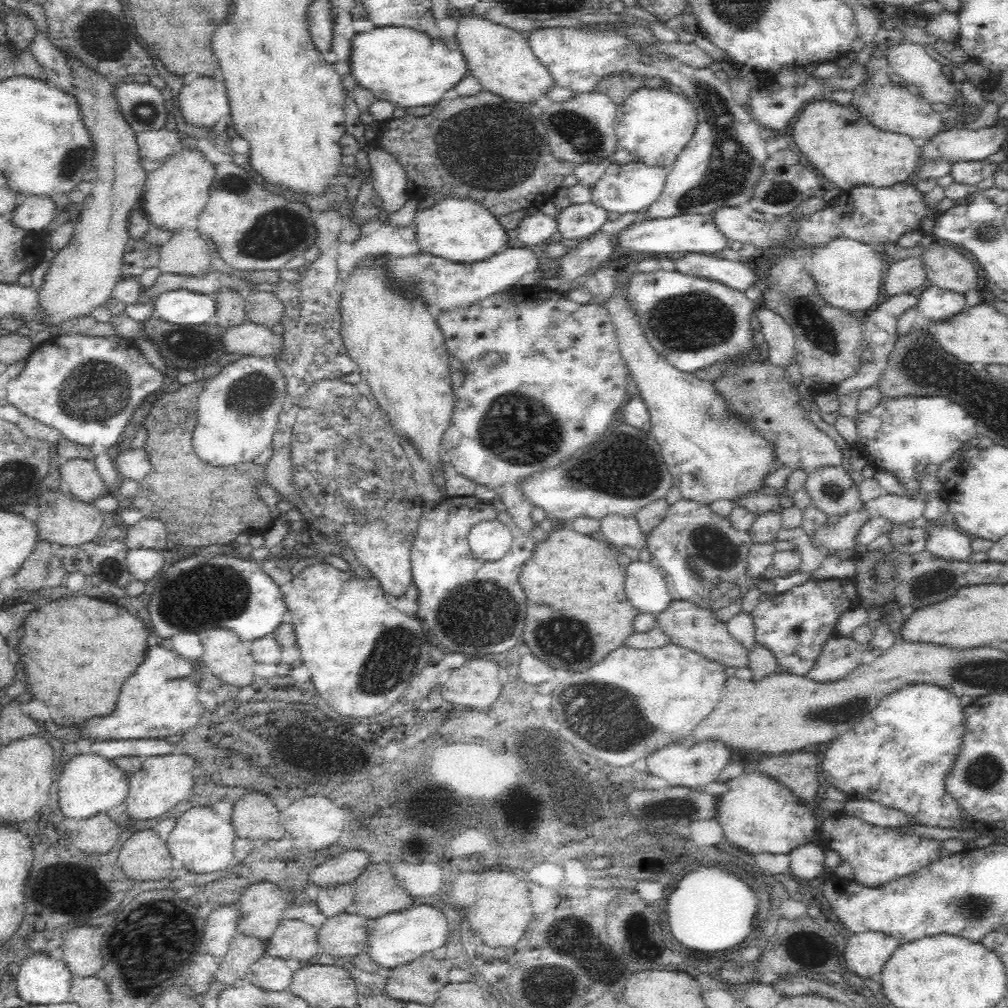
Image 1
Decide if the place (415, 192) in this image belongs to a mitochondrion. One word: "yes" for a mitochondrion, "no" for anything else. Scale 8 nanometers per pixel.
no

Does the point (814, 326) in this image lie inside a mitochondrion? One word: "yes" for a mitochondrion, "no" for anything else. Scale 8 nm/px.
yes

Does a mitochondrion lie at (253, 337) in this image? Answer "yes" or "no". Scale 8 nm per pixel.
no

